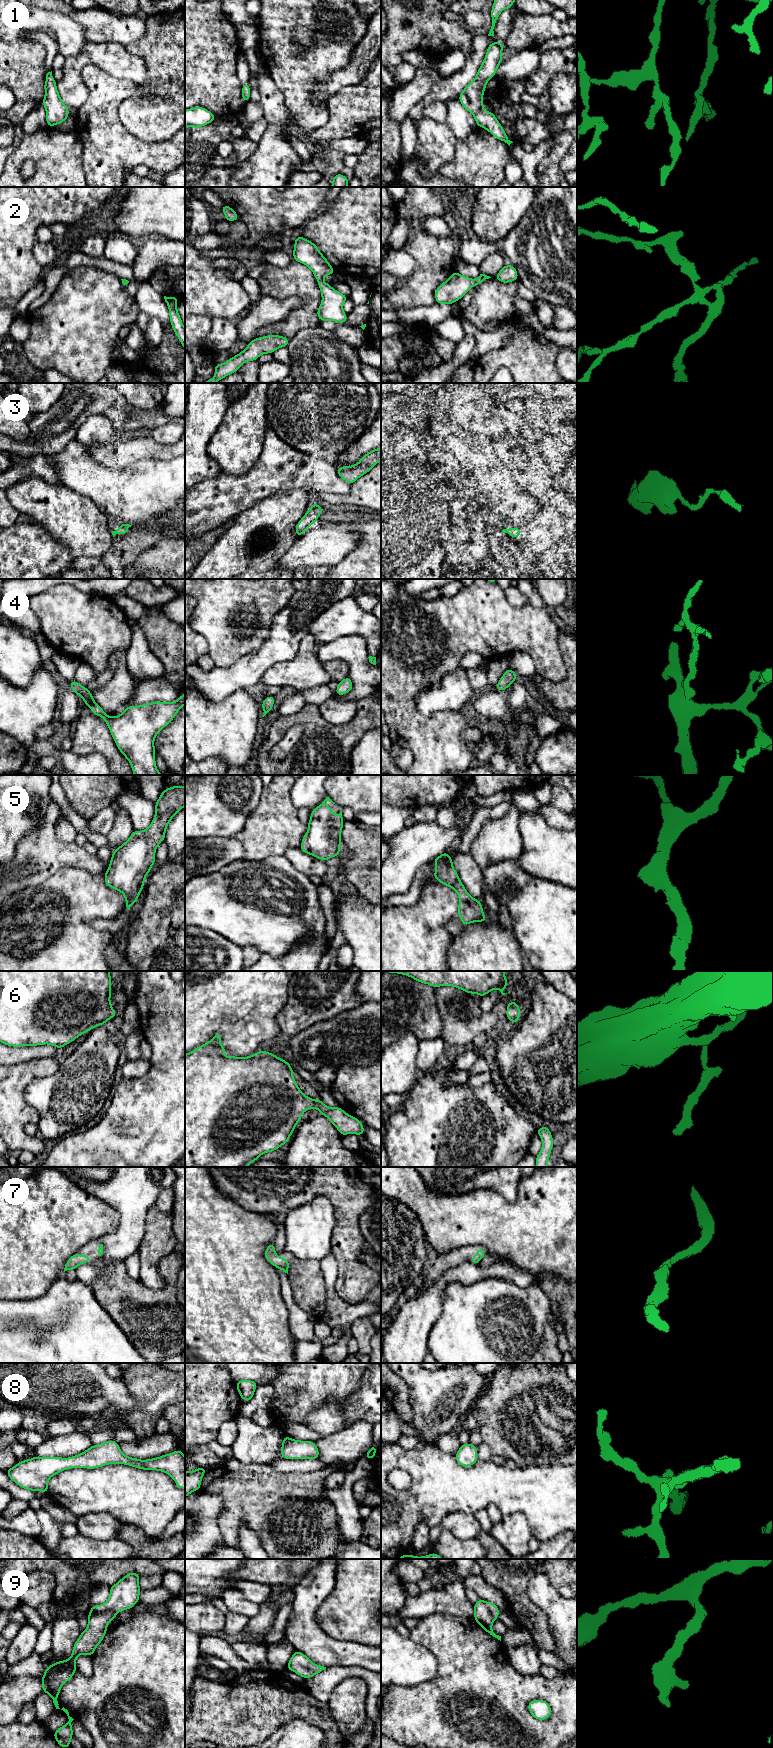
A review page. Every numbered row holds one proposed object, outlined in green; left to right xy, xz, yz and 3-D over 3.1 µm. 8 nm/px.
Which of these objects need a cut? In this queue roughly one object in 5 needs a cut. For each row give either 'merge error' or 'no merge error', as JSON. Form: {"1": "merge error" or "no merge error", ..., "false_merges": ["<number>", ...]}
{"1": "no merge error", "2": "no merge error", "3": "no merge error", "4": "no merge error", "5": "no merge error", "6": "no merge error", "7": "no merge error", "8": "no merge error", "9": "no merge error", "false_merges": []}

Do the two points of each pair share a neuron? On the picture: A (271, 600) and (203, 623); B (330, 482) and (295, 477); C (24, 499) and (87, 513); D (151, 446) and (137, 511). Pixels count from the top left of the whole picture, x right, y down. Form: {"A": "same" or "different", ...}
{"A": "same", "B": "same", "C": "same", "D": "different"}

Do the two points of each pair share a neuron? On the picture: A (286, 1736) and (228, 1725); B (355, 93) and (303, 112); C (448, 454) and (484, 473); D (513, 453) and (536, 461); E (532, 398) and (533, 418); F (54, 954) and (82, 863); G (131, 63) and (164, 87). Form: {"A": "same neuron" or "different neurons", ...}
{"A": "different neurons", "B": "different neurons", "C": "same neuron", "D": "same neuron", "E": "same neuron", "F": "different neurons", "G": "different neurons"}

